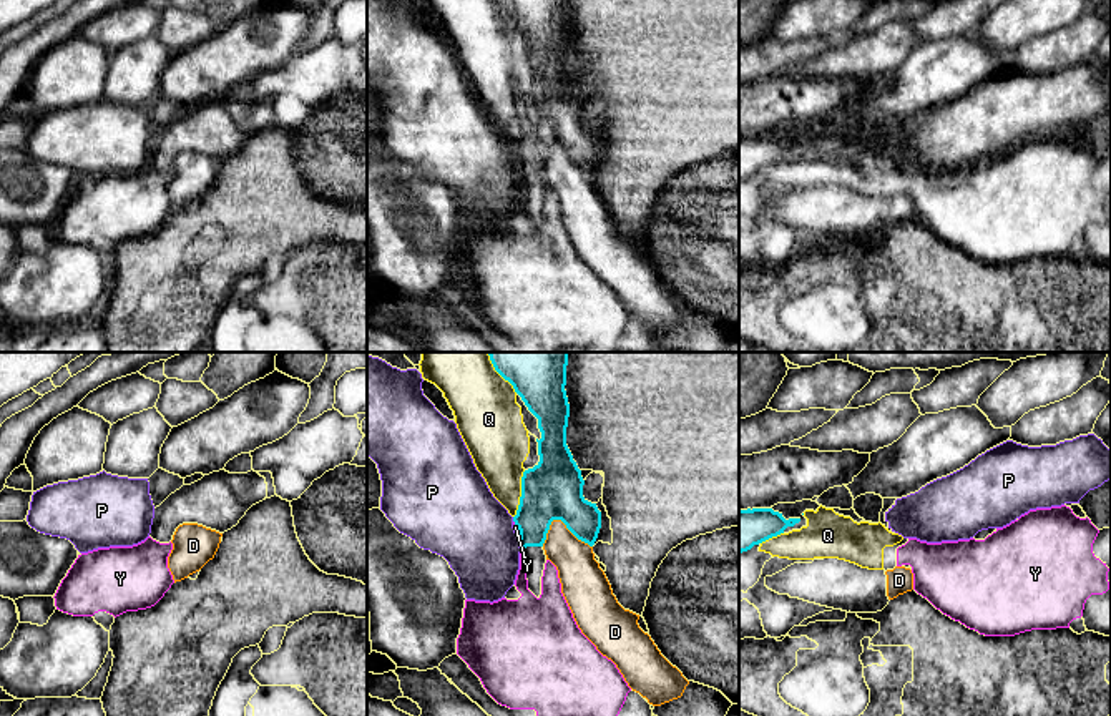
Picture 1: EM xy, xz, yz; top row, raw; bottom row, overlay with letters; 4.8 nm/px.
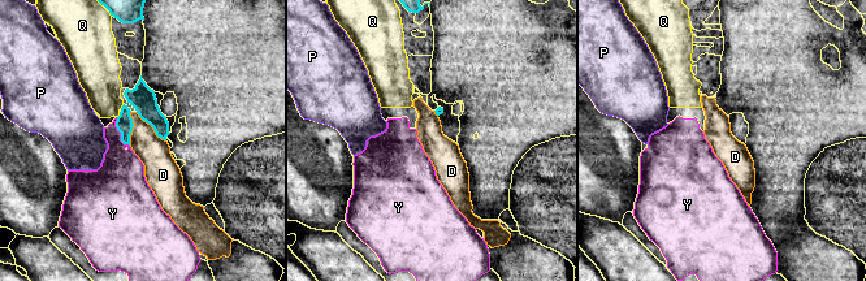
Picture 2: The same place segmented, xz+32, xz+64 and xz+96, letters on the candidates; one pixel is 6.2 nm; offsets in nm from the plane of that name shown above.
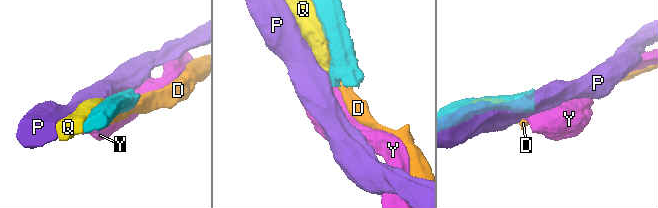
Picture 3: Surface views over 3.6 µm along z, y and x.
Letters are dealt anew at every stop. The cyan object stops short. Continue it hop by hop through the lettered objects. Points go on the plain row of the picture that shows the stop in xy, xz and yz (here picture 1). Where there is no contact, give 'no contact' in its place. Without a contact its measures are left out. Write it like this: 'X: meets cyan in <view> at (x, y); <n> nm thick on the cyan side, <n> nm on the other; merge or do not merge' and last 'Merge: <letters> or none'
D: meets cyan in xz at (562, 148); 280 nm thick on the cyan side, 190 nm on the other; do not merge
P: meets cyan in xz at (520, 171); 220 nm thick on the cyan side, 380 nm on the other; do not merge
Q: meets cyan in xz at (522, 122); 280 nm thick on the cyan side, 280 nm on the other; do not merge
Y: meets cyan in xz at (518, 156); 280 nm thick on the cyan side, 20 nm on the other; do not merge
Merge: none

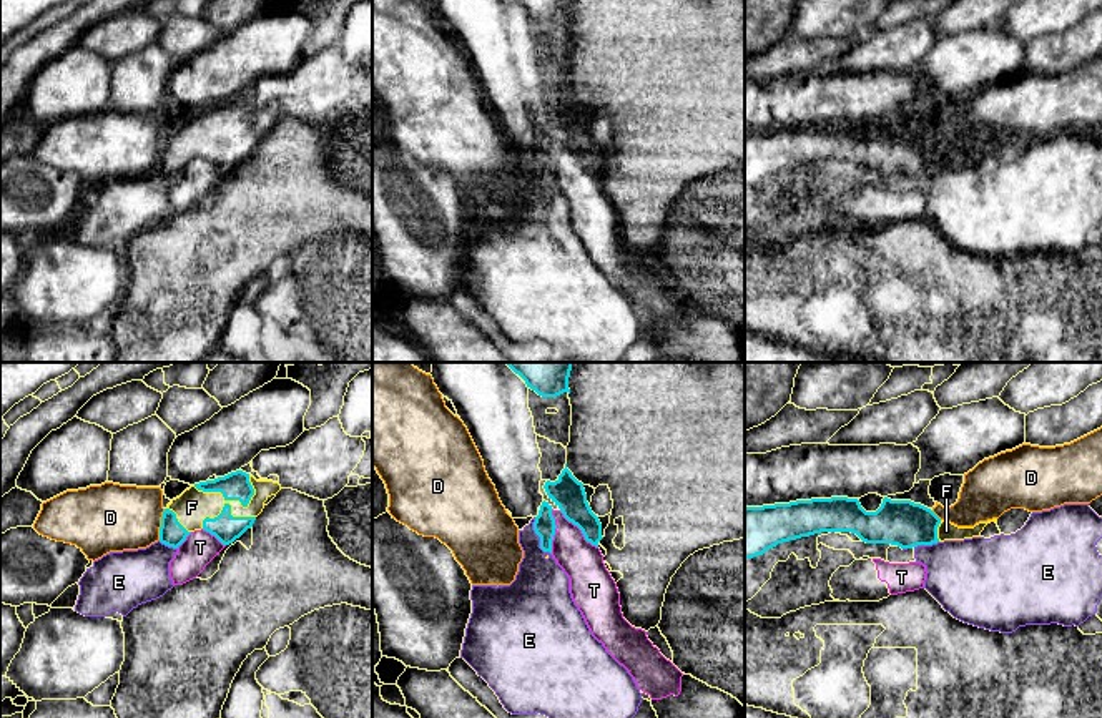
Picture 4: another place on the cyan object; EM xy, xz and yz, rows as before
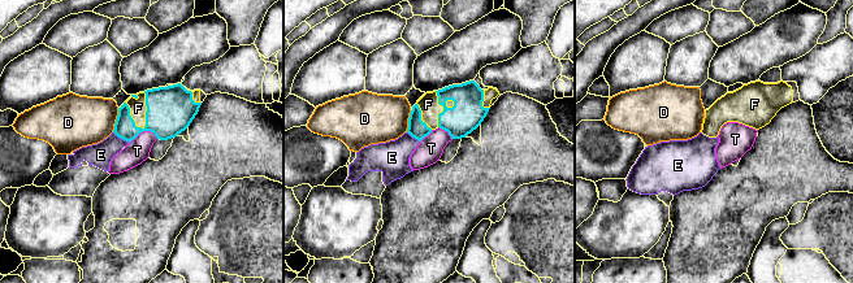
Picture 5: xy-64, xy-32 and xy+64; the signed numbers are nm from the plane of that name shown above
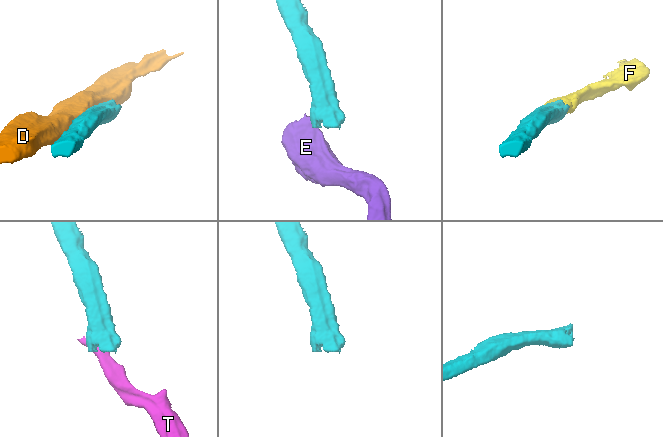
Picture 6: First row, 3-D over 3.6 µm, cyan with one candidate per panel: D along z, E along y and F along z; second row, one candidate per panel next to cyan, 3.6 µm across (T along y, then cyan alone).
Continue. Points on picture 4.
D: meets cyan in xy at (162, 152); 120 nm thick on the cyan side, 320 nm on the other; do not merge
E: meets cyan in xz at (539, 163); 110 nm thick on the cyan side, 260 nm on the other; do not merge
F: meets cyan in xy at (226, 132); 140 nm thick on the cyan side, 170 nm on the other; merge
T: meets cyan in xz at (580, 157); 160 nm thick on the cyan side, 190 nm on the other; do not merge
Merge: F

